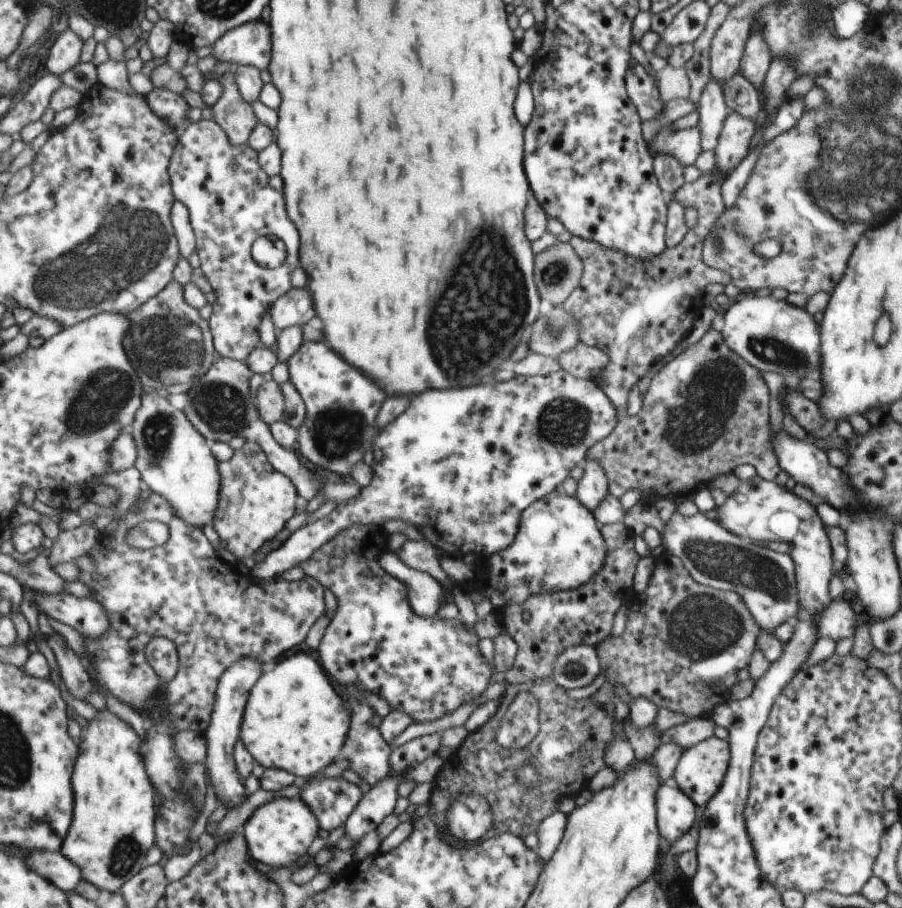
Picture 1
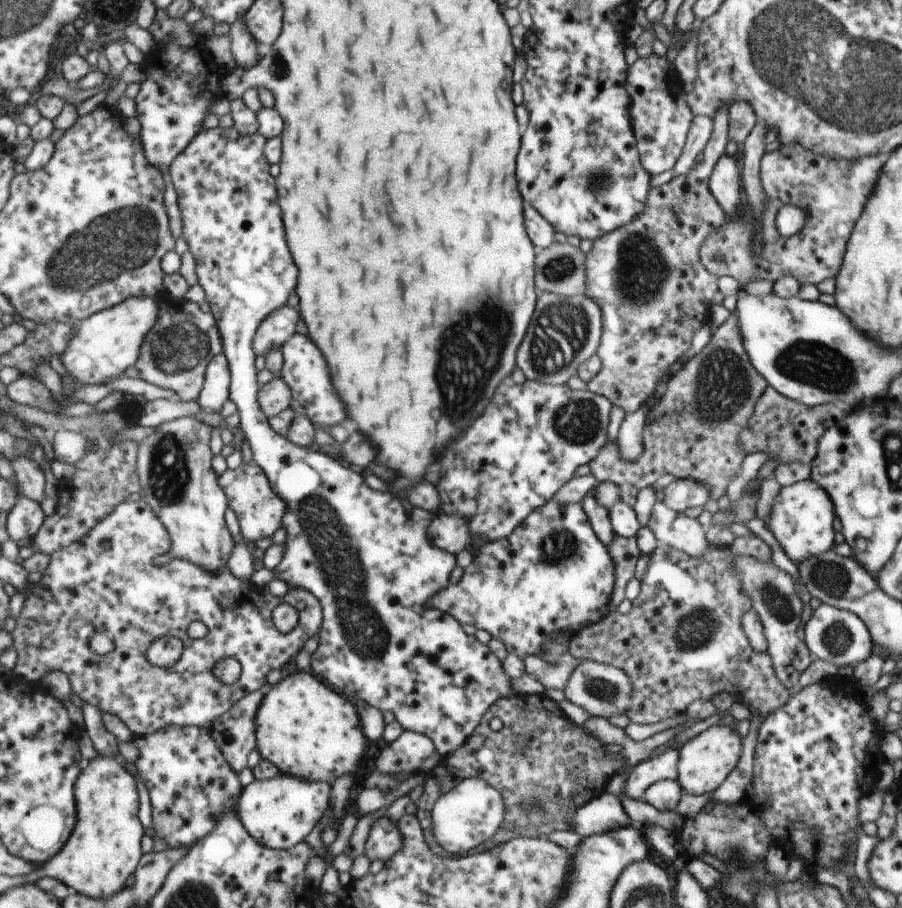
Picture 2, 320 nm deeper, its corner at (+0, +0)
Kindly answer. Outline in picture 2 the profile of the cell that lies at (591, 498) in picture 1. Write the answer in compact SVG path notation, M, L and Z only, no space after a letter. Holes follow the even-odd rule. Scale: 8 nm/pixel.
M595 487L591 488L591 490L583 496L580 506L595 537L607 548L607 544L609 544L615 536L614 530L610 526L609 511L595 500L595 489Z

